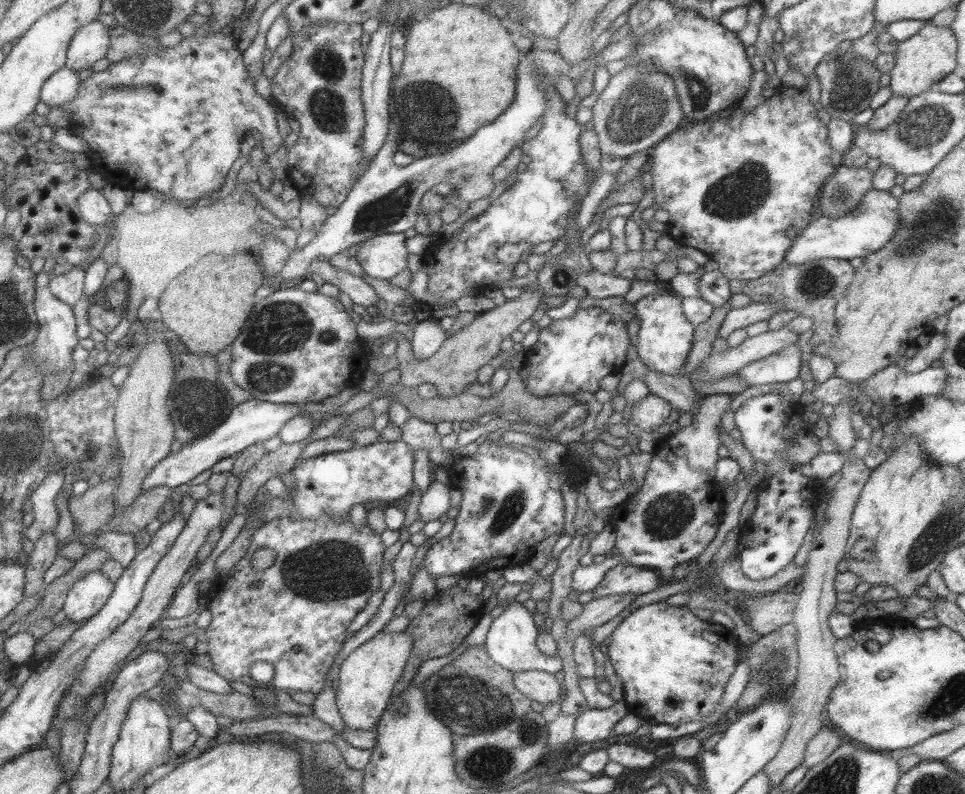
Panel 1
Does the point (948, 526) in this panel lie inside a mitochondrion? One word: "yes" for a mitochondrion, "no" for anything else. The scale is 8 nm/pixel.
yes

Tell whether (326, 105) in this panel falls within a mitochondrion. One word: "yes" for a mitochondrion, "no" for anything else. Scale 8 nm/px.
yes

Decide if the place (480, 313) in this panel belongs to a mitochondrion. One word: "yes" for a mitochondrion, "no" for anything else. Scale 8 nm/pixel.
no

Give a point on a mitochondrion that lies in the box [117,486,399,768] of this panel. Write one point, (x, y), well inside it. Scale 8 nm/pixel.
(329, 572)

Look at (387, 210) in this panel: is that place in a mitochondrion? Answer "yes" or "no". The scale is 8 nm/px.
yes

